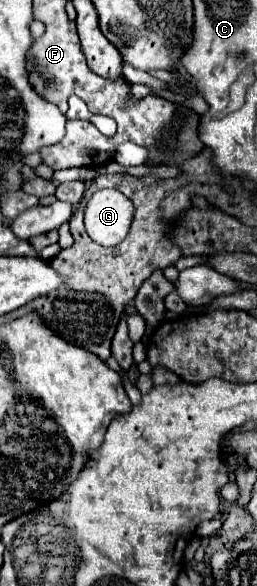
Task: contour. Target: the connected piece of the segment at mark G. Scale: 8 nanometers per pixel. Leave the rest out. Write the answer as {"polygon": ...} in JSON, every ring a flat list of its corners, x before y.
{"polygon":[[99,190,85,208,85,230,101,246,115,246,129,234,133,202,117,190]]}

